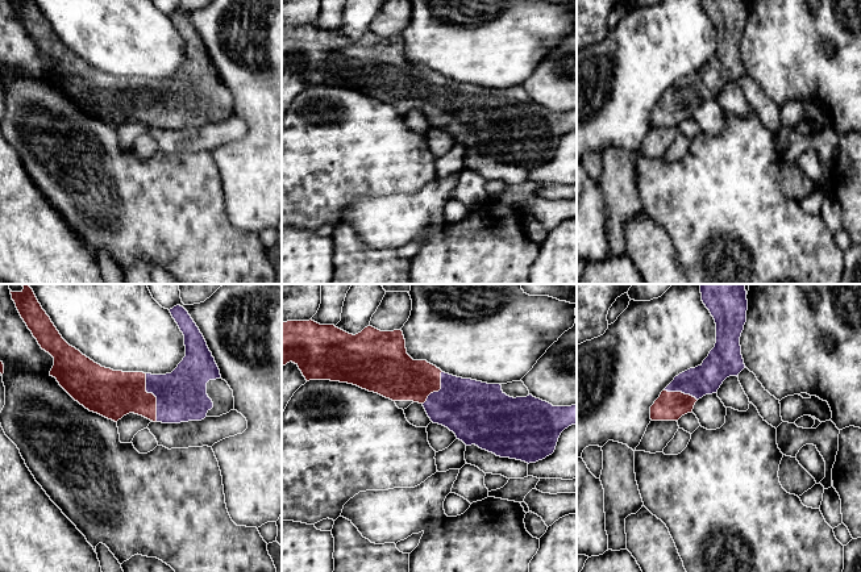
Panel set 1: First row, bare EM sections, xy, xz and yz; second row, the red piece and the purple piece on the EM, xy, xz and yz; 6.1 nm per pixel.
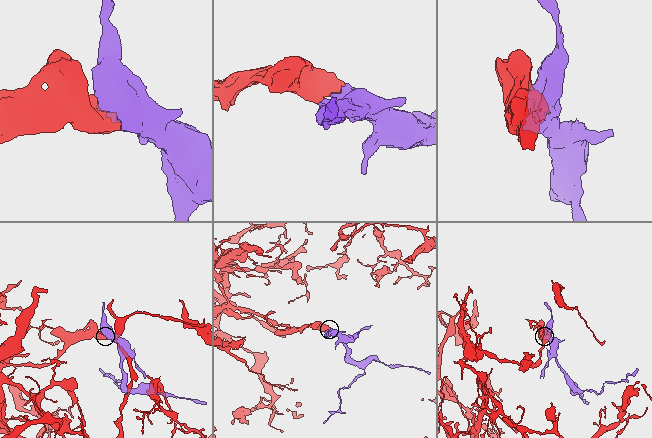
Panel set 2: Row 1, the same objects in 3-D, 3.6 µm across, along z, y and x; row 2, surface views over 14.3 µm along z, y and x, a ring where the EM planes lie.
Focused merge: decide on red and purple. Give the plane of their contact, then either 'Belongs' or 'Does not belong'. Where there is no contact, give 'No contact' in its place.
Touches red in xy. Belongs

